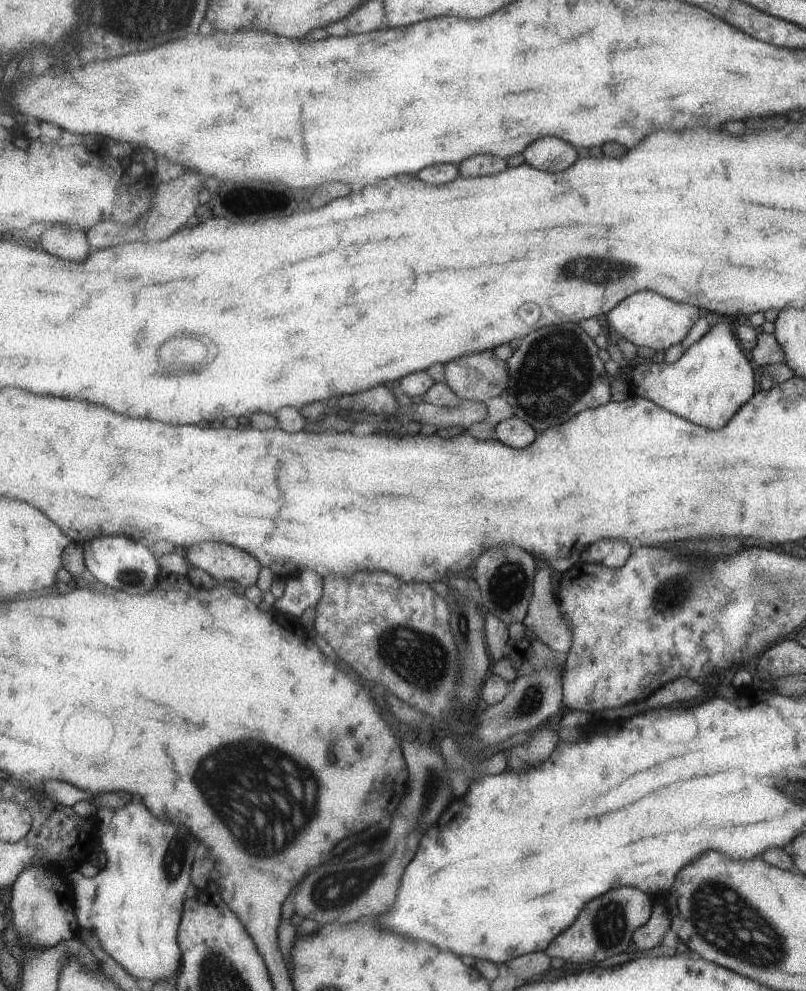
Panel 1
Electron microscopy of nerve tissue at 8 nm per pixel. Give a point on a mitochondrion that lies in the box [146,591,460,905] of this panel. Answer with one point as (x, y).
(224, 773)

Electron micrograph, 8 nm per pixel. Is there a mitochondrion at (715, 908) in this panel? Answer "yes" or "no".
yes

